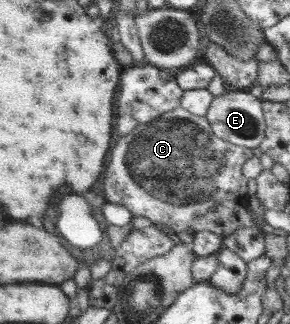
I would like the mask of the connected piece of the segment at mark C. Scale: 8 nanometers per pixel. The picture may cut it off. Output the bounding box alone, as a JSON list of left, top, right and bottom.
[103,89,255,239]

